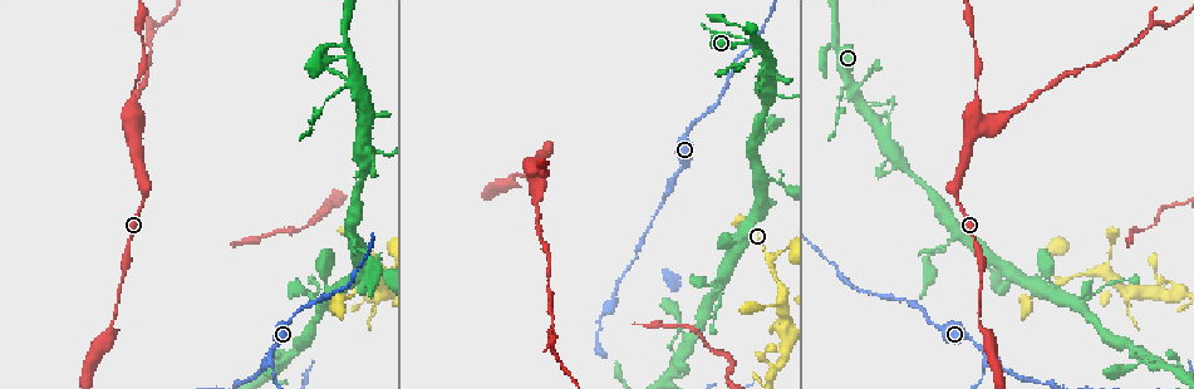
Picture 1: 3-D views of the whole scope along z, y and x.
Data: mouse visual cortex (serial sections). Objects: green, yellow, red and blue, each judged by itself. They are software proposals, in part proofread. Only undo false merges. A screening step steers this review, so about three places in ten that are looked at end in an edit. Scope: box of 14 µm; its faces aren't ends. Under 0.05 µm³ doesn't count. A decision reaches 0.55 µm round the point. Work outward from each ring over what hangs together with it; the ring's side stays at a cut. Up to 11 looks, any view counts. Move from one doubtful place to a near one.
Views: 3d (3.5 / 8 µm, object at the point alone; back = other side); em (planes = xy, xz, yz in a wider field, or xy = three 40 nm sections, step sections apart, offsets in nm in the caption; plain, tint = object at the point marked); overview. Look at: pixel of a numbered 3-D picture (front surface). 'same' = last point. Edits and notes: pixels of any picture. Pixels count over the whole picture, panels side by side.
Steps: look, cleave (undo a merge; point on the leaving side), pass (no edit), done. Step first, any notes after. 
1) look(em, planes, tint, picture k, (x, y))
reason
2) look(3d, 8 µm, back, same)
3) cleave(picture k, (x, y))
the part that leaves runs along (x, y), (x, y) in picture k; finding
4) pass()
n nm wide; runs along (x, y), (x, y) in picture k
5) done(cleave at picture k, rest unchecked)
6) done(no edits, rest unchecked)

look(3d, 3.5 µm, picture 1, (669, 184))
three arms meet

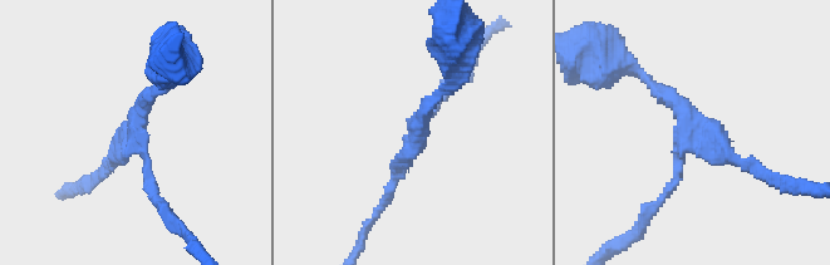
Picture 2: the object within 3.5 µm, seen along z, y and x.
look(em, xy, step 3, tint, picture 2, (134, 125))
3 arms; arms of 100, 150, 150 nm; now the EM

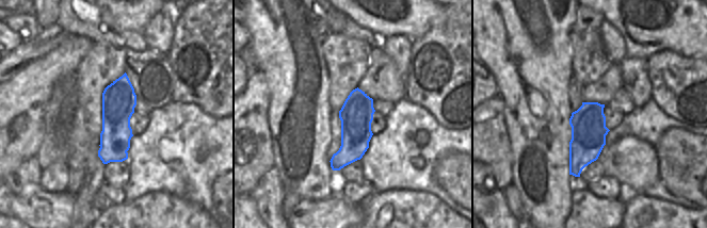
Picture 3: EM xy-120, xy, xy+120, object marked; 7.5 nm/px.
cleave(picture 2, (155, 195))
the part that leaves runs along (140, 147), (143, 178), (190, 232) in picture 2; a second cell is stuck on

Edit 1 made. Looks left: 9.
look(3d, 3.5 µm, picture 1, (773, 269))
side arm on a straight run

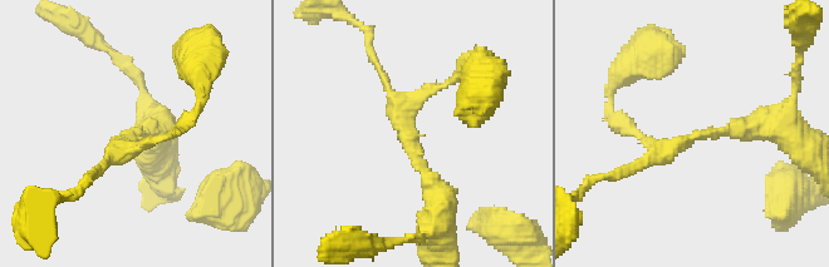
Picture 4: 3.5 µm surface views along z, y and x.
look(em, xy, step 3, tint, picture 4, (412, 144))
3 arms; arms of 150, 150, 300 nm

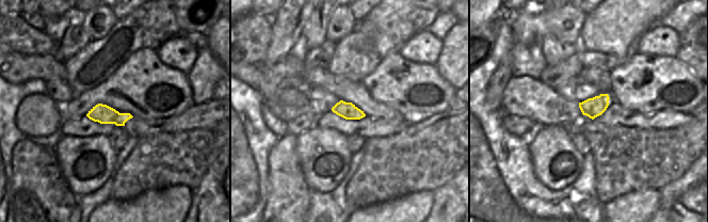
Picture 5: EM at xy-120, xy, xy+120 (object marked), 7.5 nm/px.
pass()
runs along (383, 80), (437, 189), (437, 218) in picture 4; one cell here

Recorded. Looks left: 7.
look(3d, 3.5 µm, picture 1, (970, 116))
abrupt turn

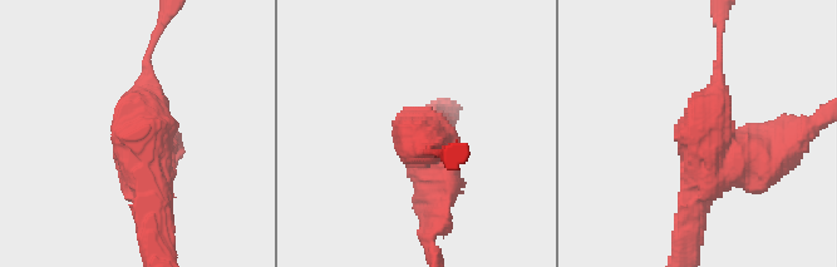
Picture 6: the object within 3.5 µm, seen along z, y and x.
look(em, xy, step 5, tint, picture 6, (708, 131))

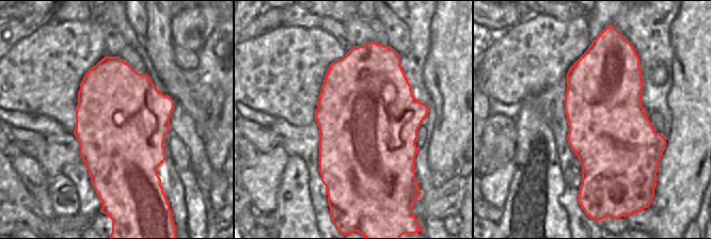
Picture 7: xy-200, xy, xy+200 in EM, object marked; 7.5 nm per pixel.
cleave(picture 6, (777, 133))
the part that leaves runs along (734, 151), (778, 151), (817, 124) in picture 6; a second cell is stuck on

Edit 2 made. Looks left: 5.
look(overview)
see it whole again

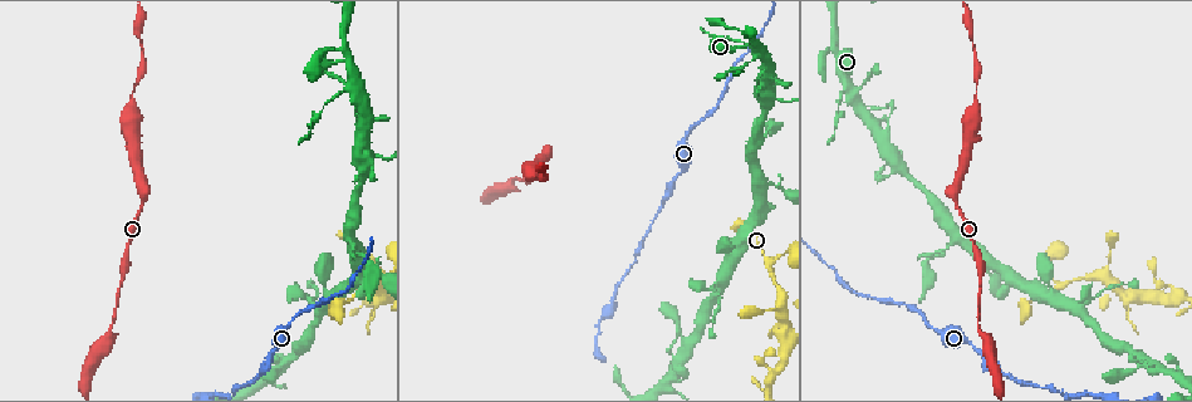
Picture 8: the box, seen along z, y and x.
look(3d, 3.5 µm, picture 8, (349, 66))
abrupt turn

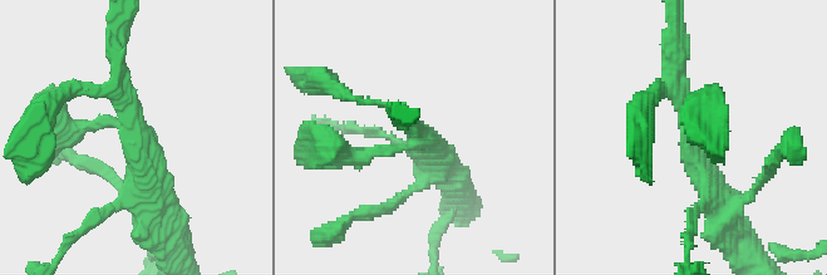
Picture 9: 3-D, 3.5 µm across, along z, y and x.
look(em, planes, tint, picture 9, (416, 136))
need the tissue

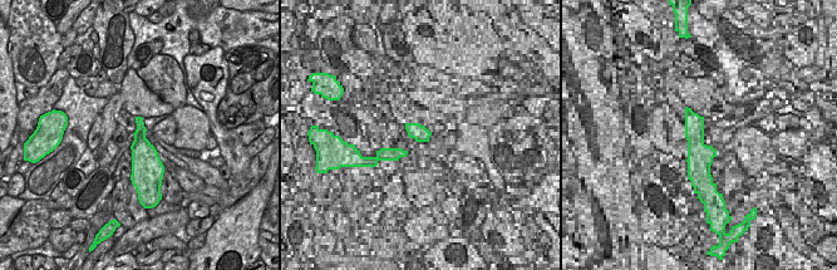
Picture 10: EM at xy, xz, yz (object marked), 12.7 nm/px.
pass()
3 arms; runs along (63, 129), (124, 126), (156, 211) in picture 9; continuous, no second cell

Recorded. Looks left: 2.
done(cleave at picture 2, cleave at picture 6, rest unchecked)

